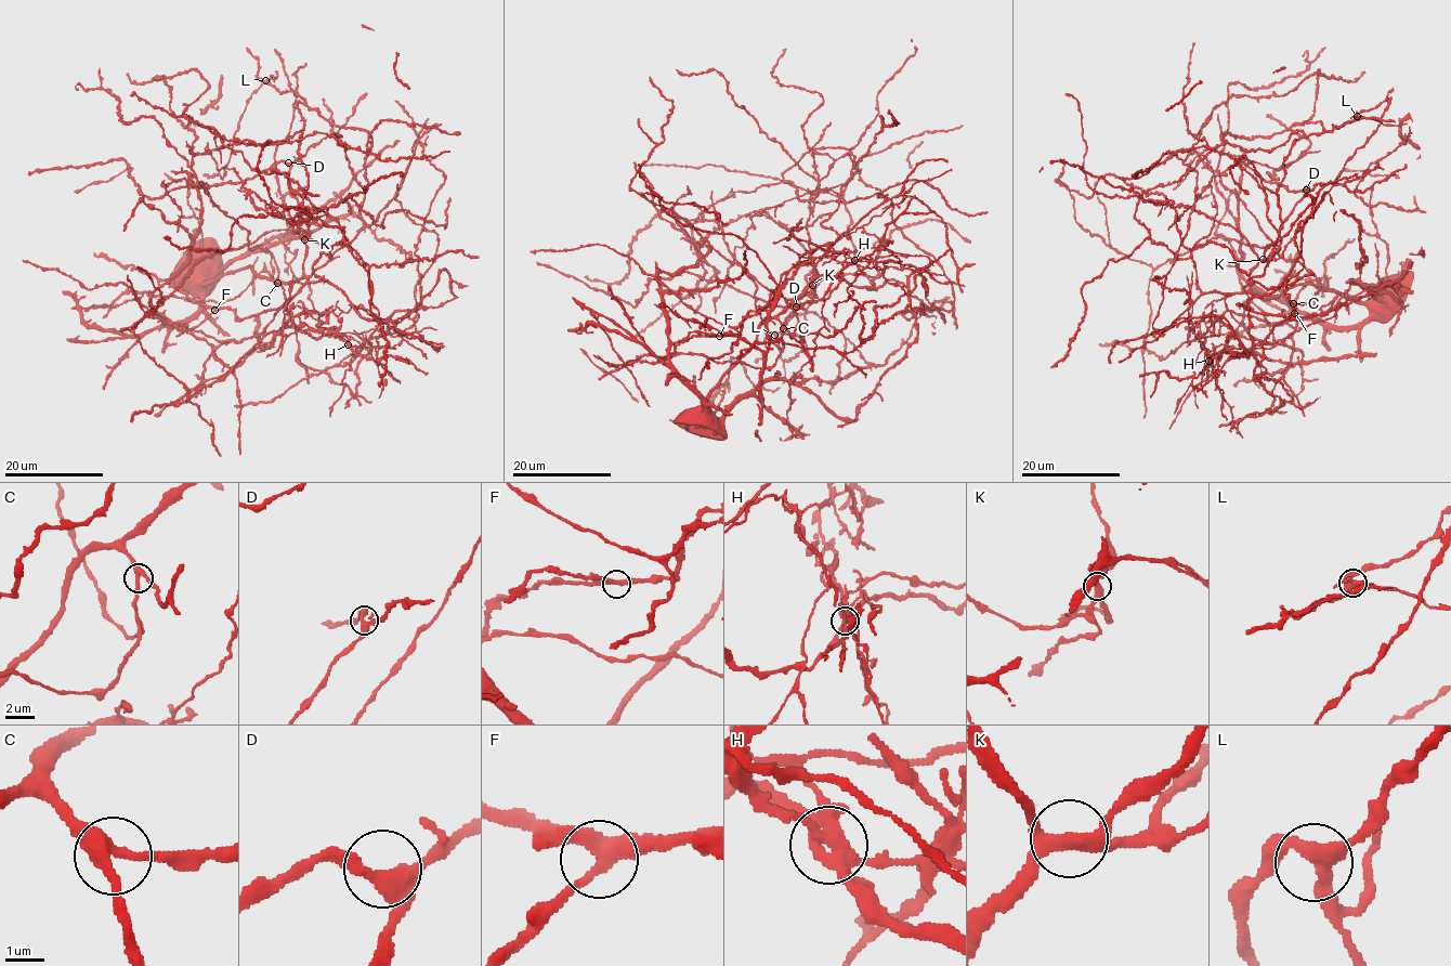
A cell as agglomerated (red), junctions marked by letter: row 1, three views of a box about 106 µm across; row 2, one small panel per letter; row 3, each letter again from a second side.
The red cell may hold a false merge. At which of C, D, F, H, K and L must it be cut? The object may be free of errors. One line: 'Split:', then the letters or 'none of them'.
Split: H

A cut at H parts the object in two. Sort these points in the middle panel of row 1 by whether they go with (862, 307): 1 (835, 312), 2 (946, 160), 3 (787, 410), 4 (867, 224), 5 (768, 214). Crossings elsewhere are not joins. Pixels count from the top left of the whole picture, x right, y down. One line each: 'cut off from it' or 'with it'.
1: cut off from it
2: with it
3: cut off from it
4: cut off from it
5: with it

